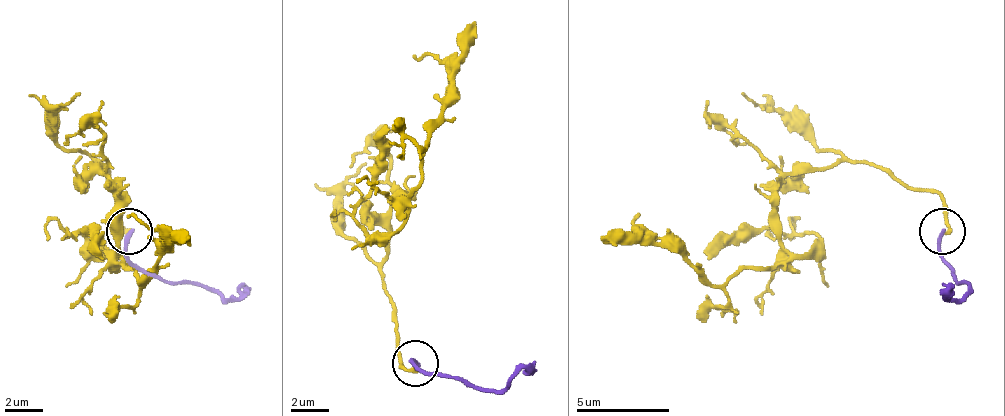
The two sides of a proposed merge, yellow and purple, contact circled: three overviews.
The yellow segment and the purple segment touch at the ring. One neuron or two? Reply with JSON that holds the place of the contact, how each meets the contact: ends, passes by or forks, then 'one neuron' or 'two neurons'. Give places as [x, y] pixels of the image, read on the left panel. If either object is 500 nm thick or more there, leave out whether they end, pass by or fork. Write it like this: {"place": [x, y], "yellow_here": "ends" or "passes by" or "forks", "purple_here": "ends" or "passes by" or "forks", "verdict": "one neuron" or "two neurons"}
{"place": [129, 231], "yellow_here": "ends", "purple_here": "ends", "verdict": "two neurons"}

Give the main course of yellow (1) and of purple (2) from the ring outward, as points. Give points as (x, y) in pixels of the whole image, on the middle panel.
1: (416, 364), (407, 369), (397, 350), (383, 285), (388, 210), (421, 182), (458, 41), (477, 23)
2: (416, 364), (435, 374), (505, 388), (514, 374), (538, 369)

